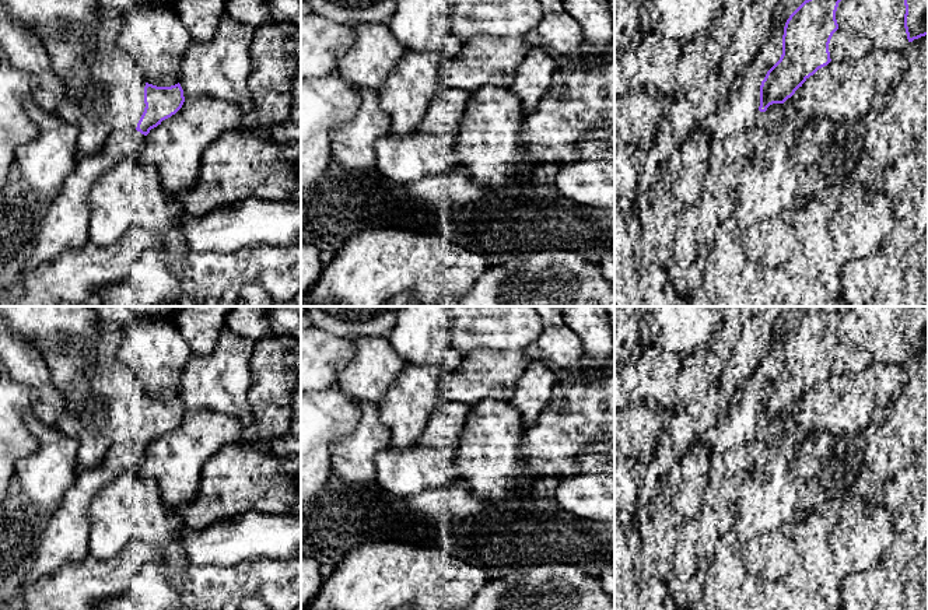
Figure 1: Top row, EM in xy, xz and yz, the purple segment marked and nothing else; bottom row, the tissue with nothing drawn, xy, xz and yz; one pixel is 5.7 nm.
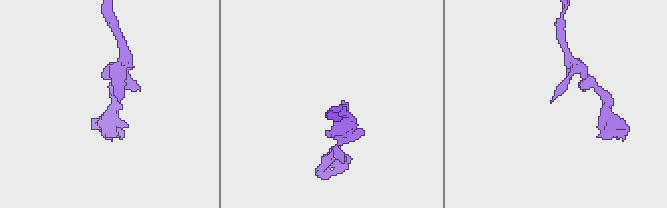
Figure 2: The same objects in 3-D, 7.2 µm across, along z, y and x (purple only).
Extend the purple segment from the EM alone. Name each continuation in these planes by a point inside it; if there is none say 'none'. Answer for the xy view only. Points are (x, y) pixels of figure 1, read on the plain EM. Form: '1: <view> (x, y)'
1: xy (66, 539)

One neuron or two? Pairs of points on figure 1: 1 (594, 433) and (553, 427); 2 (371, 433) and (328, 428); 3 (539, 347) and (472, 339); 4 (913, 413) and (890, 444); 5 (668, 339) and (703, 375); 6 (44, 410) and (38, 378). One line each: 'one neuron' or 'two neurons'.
1: one neuron
2: two neurons
3: two neurons
4: one neuron
5: two neurons
6: one neuron

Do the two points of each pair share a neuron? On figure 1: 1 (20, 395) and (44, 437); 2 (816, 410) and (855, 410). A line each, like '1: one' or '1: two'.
1: two
2: one

